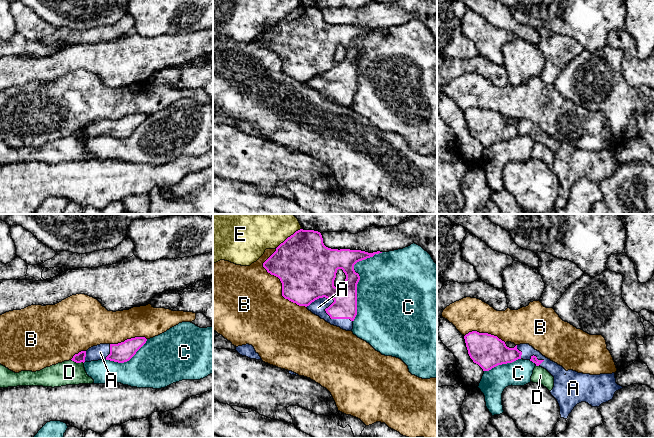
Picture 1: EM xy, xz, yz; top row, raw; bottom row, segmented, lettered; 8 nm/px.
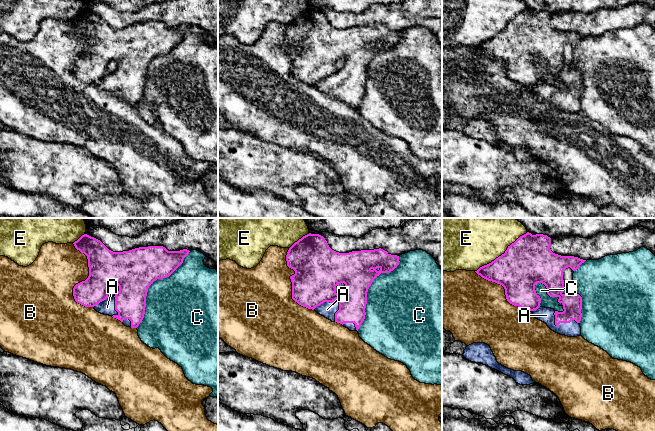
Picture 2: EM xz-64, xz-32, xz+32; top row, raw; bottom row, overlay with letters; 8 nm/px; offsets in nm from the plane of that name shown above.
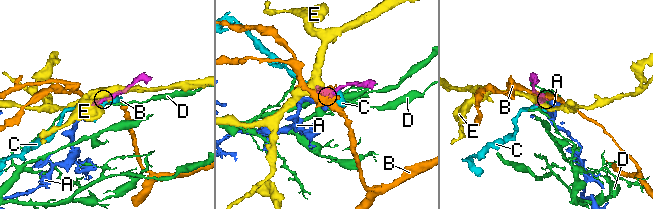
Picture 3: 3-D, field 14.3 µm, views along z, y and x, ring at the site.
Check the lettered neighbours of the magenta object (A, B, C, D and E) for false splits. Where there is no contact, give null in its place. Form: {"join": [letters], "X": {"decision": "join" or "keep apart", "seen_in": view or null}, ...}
{"join": ["A"], "A": {"decision": "join", "seen_in": "xz"}, "B": {"decision": "keep apart", "seen_in": "xz"}, "C": {"decision": "keep apart", "seen_in": "xz"}, "D": {"decision": "keep apart", "seen_in": "xy"}, "E": {"decision": "keep apart", "seen_in": "xz"}}

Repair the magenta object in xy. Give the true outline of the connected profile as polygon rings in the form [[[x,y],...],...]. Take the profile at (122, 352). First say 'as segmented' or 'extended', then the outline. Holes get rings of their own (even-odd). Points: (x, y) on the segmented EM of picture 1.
extended; [[[135,337],[118,344],[100,344],[75,354],[71,360],[76,363],[98,360],[124,363],[129,361],[146,341],[145,337]]]

